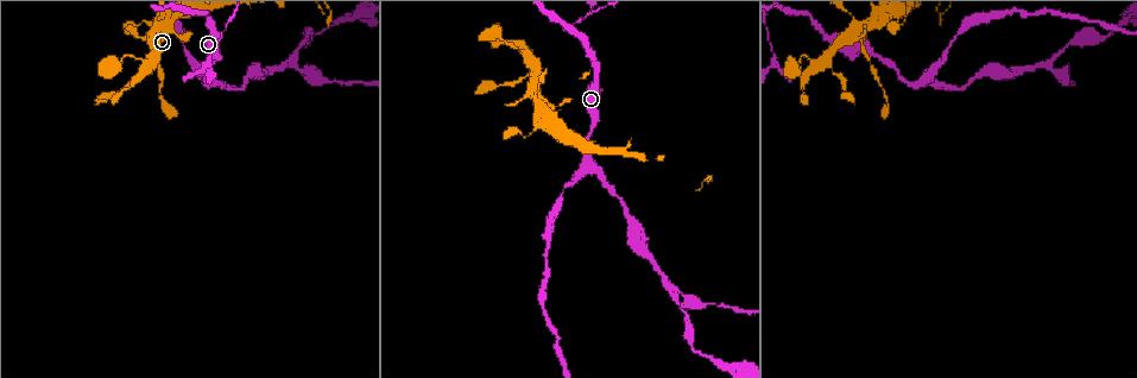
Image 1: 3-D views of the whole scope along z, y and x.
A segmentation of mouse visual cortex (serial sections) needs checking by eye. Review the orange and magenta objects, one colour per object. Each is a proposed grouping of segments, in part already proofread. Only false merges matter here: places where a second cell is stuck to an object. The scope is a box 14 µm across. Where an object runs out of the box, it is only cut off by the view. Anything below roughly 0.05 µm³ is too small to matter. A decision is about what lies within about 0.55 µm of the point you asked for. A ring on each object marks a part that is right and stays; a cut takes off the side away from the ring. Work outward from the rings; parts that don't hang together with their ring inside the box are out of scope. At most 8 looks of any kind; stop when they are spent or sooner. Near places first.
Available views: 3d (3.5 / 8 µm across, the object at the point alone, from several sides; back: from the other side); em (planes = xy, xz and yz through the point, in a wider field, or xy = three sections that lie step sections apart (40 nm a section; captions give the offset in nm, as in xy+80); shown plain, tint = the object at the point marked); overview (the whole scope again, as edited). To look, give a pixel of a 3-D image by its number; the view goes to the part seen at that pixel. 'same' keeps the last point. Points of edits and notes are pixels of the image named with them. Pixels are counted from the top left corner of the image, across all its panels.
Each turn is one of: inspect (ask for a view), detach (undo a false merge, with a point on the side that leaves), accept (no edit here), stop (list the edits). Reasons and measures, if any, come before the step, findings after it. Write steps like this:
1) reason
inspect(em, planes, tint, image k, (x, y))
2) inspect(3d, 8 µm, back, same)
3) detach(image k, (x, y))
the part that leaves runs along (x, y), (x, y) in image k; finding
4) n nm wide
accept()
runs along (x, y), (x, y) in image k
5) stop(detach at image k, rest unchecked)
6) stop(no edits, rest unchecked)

narrows sharply
inspect(3d, 8 µm, image 1, (532, 64))

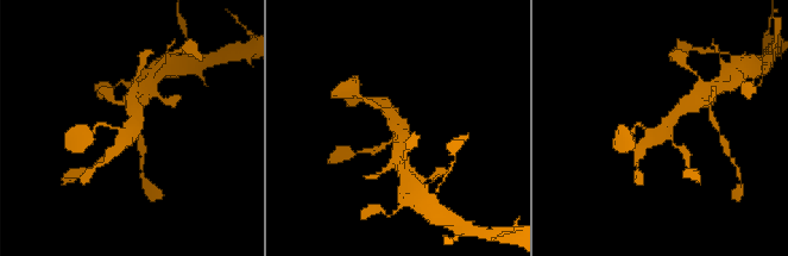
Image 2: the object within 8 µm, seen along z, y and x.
4 arms; arms of 150, 150, 350, 350 nm; need the tissue
inspect(em, xy, step 2, tint, image 2, (665, 134))

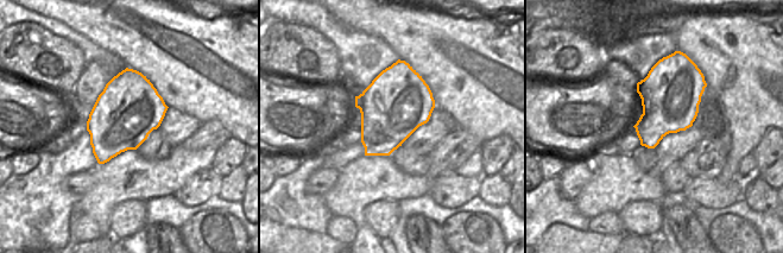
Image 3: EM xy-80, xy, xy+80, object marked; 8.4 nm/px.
550 nm wide
accept()
runs along (399, 145), (402, 128), (374, 105) in image 2; all the same cell

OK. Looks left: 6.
inspect(3d, 3.5 µm, image 1, (668, 288))

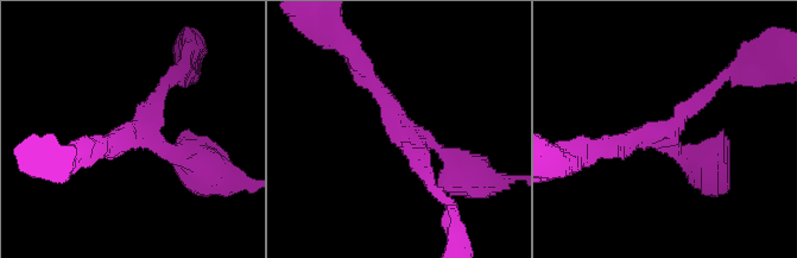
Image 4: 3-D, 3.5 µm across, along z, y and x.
shape alone is not enough
inspect(em, planes, plain, image 4, (667, 129))

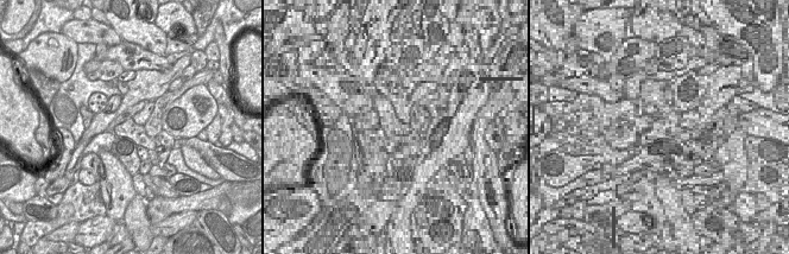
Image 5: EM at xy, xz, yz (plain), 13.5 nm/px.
where the object lies
inspect(em, planes, tint, same)

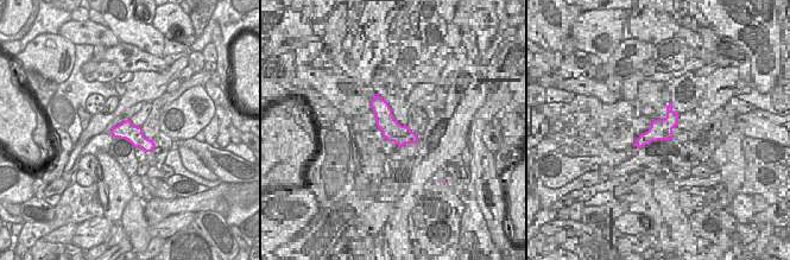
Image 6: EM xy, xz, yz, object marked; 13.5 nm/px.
arms of 200, 200, 200 nm
accept()
continuous, no second cell

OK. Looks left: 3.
sharp bend
inspect(3d, 8 µm, image 1, (525, 136))

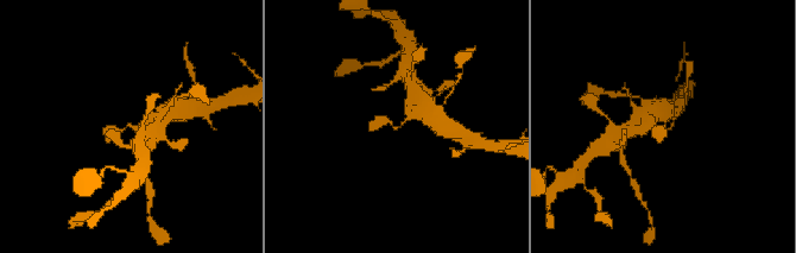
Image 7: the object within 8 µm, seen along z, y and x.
need the tissue
inspect(em, xy, step 2, tint, image 7, (395, 130))

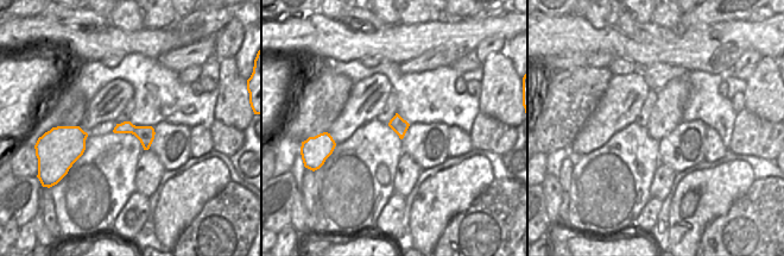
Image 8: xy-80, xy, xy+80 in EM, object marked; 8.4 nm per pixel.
130 nm wide
accept()
runs along (422, 100), (399, 127), (384, 120), (368, 130) in image 7; continuous, no second cell

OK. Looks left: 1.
stop(no edits, rest unchecked)

